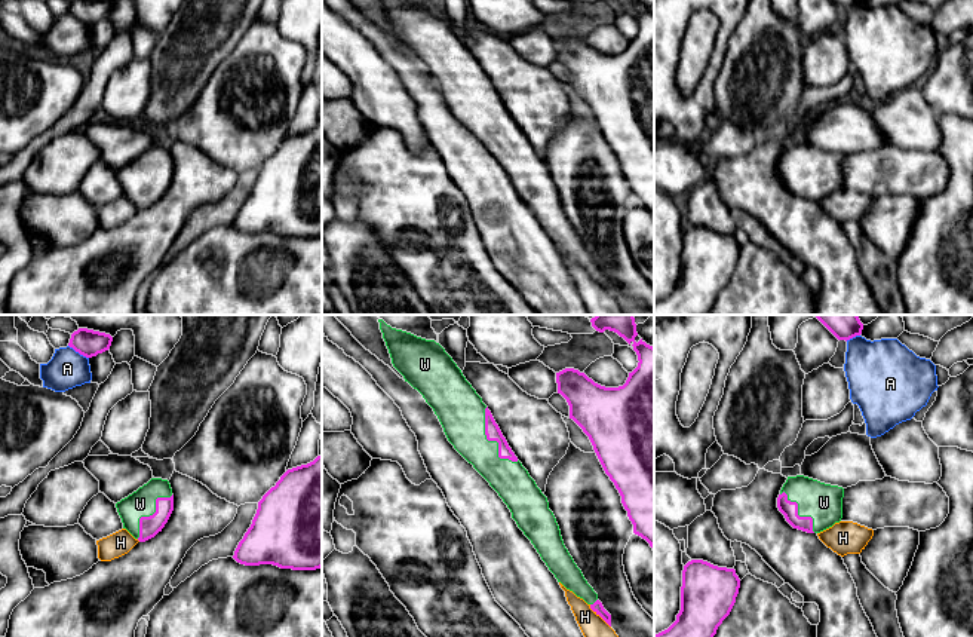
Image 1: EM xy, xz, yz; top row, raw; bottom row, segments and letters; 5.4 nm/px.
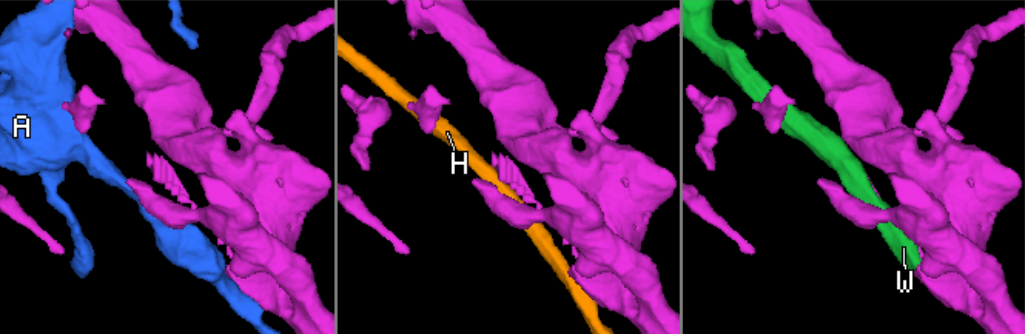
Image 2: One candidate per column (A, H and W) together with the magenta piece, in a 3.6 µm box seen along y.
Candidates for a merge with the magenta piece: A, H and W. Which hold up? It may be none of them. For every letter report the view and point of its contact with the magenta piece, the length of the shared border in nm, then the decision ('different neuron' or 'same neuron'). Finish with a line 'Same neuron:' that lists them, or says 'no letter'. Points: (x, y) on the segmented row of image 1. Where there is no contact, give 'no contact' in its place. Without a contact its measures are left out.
A: contact xy (79, 352); length 130 nm; different neuron
H: contact xz (599, 615); length 170 nm; different neuron
W: contact xz (493, 440); length 340 nm; same neuron
Same neuron: W

